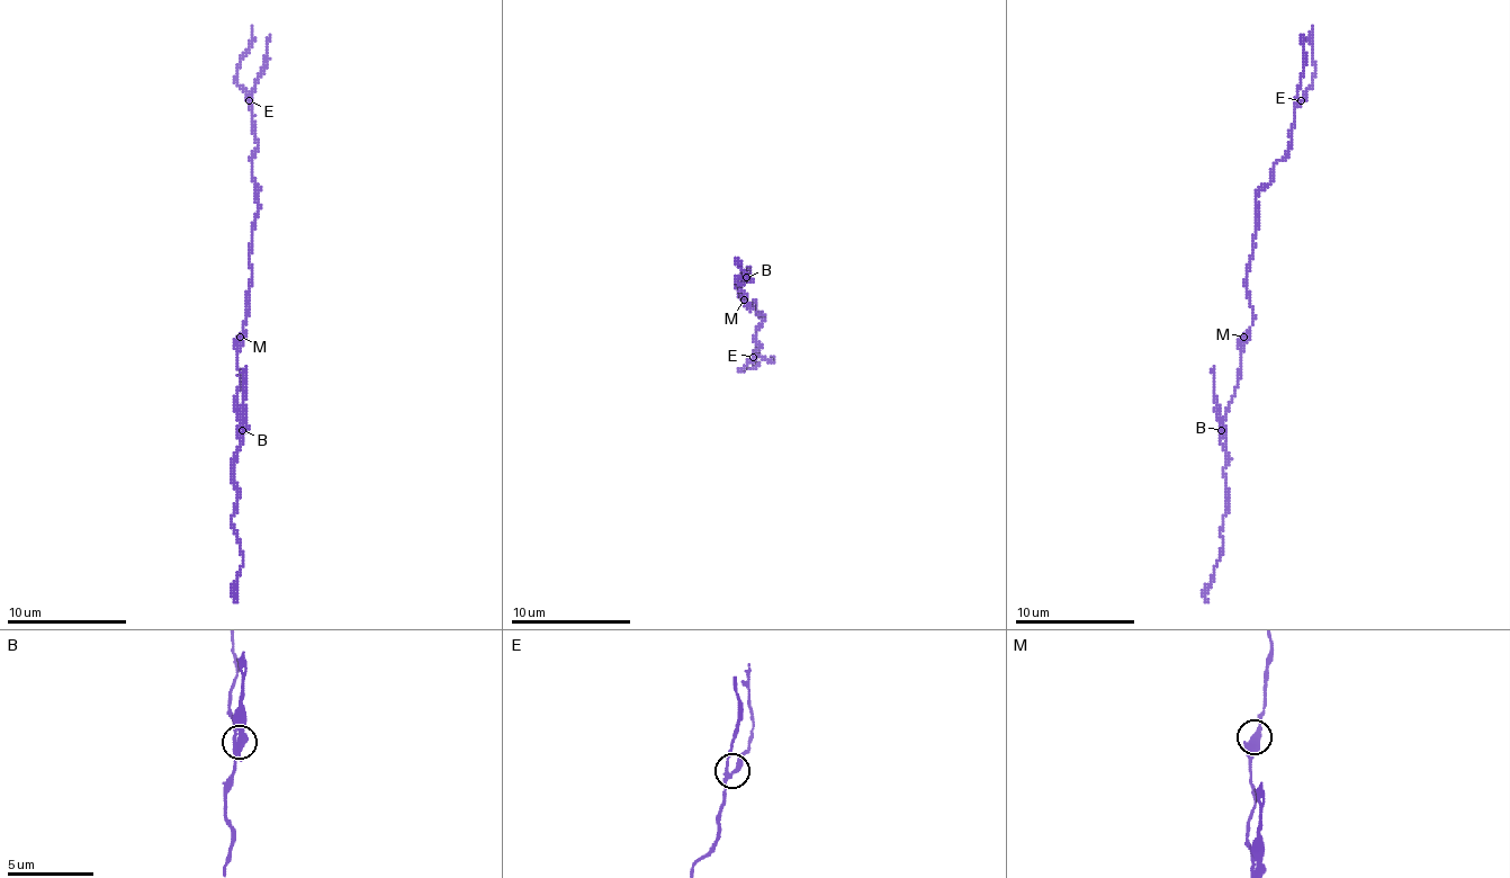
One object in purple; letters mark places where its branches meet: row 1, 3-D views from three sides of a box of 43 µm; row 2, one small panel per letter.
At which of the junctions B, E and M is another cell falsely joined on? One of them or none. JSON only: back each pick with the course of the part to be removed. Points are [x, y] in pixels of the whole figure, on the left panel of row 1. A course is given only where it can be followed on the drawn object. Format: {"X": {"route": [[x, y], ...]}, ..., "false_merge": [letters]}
{"B": {"route": [[243, 429], [246, 366]]}, "false_merge": ["B"]}

